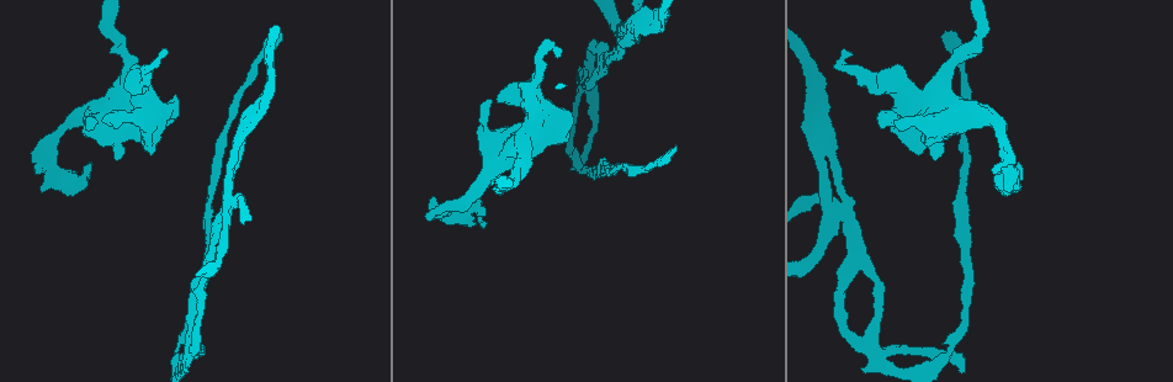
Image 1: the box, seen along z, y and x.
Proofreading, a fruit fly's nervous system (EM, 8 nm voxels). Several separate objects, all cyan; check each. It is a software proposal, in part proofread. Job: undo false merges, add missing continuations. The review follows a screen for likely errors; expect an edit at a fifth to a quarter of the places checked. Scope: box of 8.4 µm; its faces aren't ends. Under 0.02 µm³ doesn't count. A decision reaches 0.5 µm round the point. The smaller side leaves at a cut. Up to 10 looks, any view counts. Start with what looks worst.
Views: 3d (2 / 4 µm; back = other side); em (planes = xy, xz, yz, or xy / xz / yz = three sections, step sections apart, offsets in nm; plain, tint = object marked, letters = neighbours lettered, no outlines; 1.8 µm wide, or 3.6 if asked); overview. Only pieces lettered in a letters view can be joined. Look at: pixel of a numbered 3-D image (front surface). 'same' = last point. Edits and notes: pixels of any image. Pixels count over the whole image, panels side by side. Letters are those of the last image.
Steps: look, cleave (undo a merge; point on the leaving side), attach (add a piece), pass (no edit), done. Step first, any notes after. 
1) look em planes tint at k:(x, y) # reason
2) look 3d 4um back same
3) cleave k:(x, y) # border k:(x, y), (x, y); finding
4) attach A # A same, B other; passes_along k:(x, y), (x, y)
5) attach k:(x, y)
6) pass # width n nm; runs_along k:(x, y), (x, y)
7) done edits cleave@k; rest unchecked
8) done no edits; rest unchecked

look 3d 4um at 1:(817, 137) # a fork

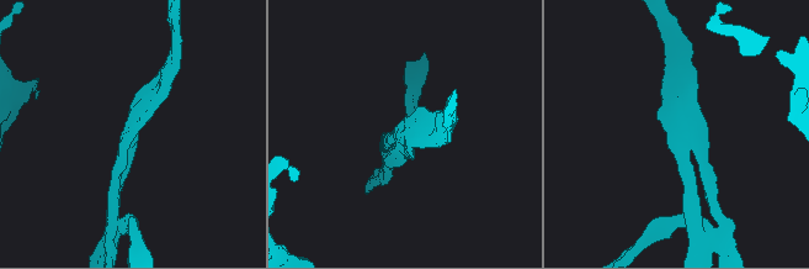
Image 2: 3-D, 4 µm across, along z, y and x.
look em yz step 4 tint at 2:(403, 132)

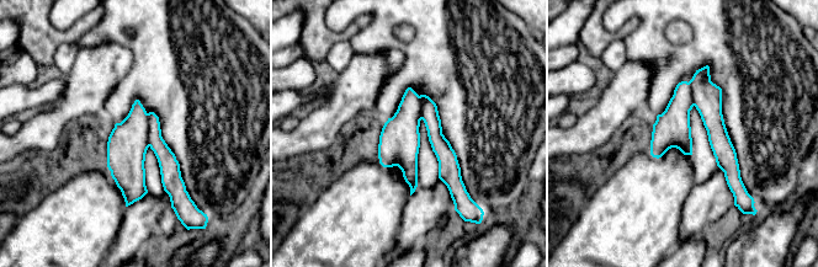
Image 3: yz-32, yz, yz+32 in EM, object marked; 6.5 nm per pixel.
look em planes letters same # cut it another way

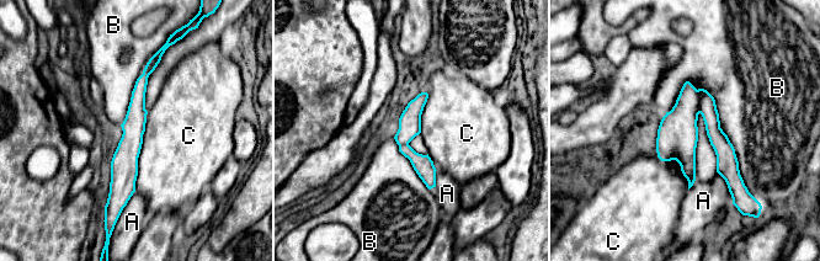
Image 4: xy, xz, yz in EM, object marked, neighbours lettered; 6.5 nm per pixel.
pass # width 140 nm; A other, B other, C other; all the same neuron

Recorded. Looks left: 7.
look em xy step 4 letters at 1:(557, 55) # free end

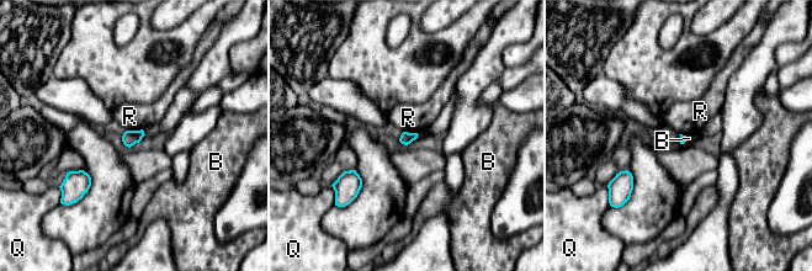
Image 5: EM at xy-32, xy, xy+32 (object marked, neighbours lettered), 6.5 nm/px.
pass # longest_contact Q 220 nm; B other, Q other, R other; border 5:(143, 129), (126, 131); none of them fits

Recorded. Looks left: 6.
look 3d 2um back at 1:(945, 31) # branch stops here

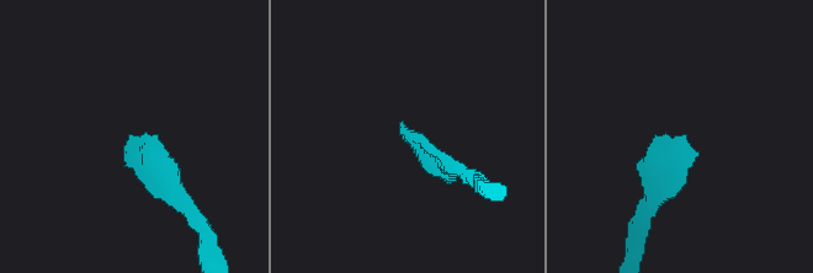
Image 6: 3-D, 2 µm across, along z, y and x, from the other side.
look em xy step 8 letters at 6:(408, 136) # shape alone is not enough

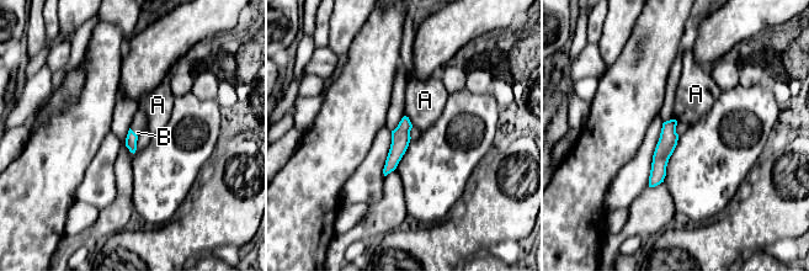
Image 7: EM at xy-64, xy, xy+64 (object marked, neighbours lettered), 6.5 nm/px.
attach B # A other, B same; passes_along 7:(131, 141), (133, 132), (139, 121); the neuron continues

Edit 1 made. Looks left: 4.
look overview # redraw

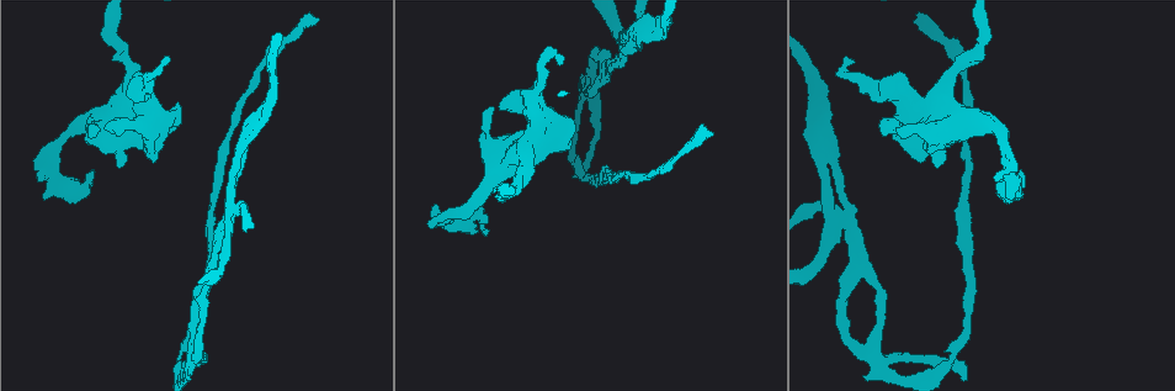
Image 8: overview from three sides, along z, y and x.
look em 3.6um xz step 16 tint at 8:(904, 124) # sharp bend

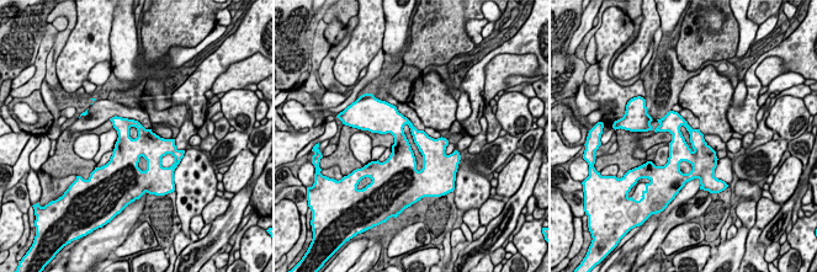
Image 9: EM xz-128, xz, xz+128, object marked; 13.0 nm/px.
look em 3.6um planes letters same # another direction

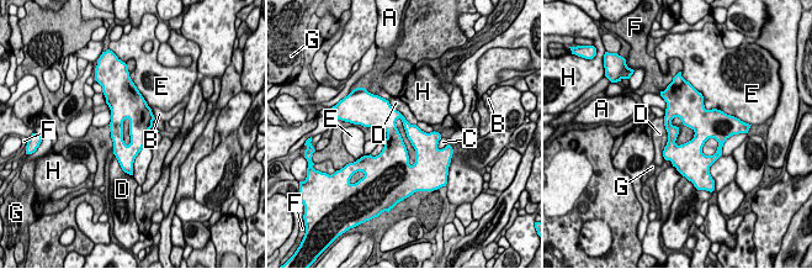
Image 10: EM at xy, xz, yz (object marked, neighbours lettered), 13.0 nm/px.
pass # longest_contact D 550 nm; A other, B other, C other, D other, E other, F other, G other, H other; one neuron here

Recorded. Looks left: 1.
done edits attach@7; rest unchecked

